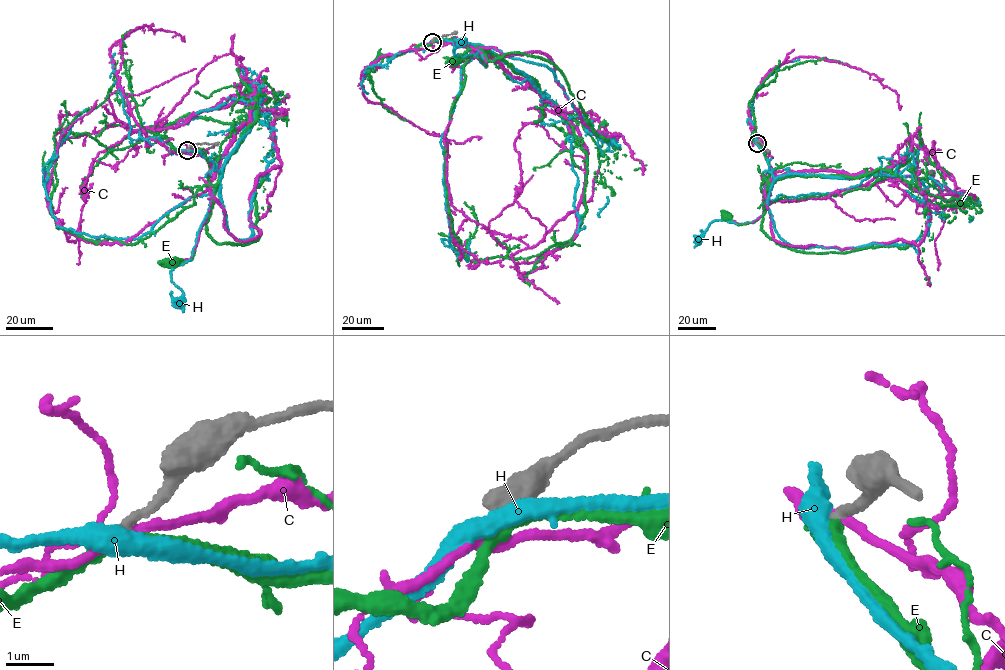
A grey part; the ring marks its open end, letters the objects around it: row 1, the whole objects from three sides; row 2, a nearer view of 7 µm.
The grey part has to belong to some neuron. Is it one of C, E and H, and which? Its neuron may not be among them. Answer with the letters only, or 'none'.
none

